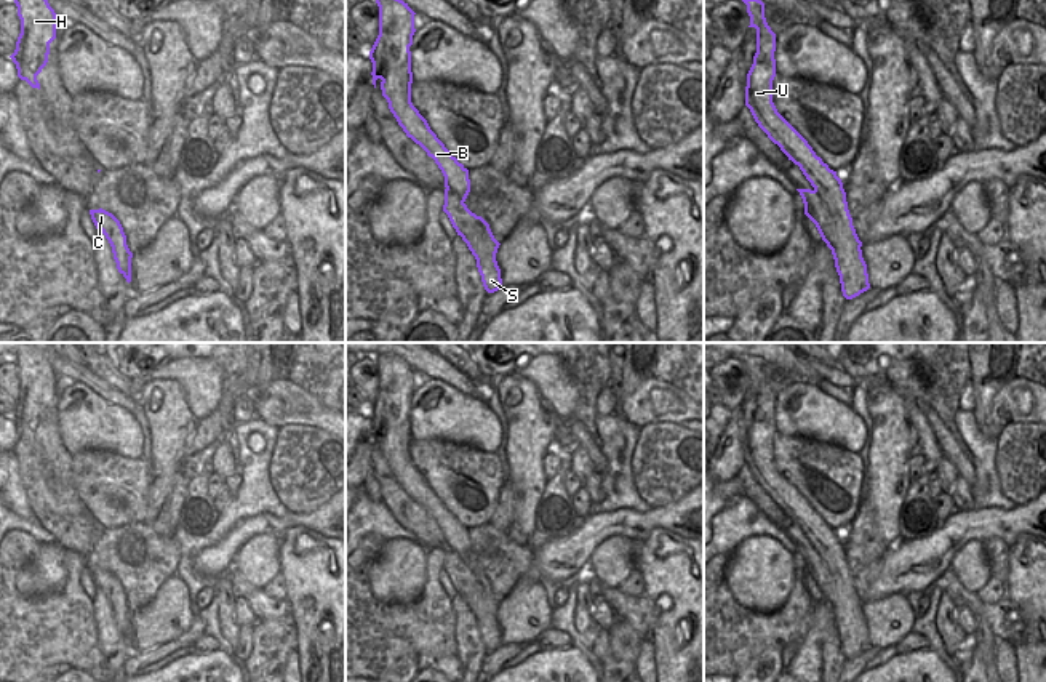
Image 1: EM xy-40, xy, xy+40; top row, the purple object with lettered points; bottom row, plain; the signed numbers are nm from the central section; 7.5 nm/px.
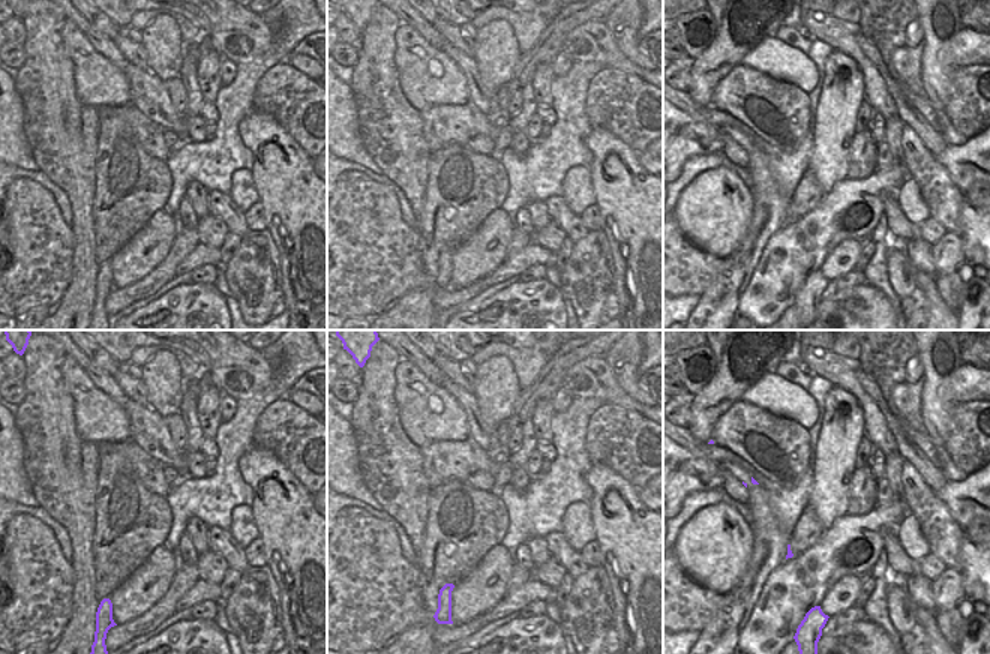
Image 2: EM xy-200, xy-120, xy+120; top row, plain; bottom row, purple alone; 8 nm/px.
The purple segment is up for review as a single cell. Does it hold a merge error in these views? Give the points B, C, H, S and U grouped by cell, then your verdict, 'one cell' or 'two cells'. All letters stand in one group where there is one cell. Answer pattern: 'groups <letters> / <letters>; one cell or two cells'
groups B H S U / C; two cells

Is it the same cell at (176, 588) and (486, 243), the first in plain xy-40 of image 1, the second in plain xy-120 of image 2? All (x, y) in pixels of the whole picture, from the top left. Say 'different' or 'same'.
same

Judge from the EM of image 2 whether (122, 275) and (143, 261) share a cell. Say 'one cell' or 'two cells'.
one cell

